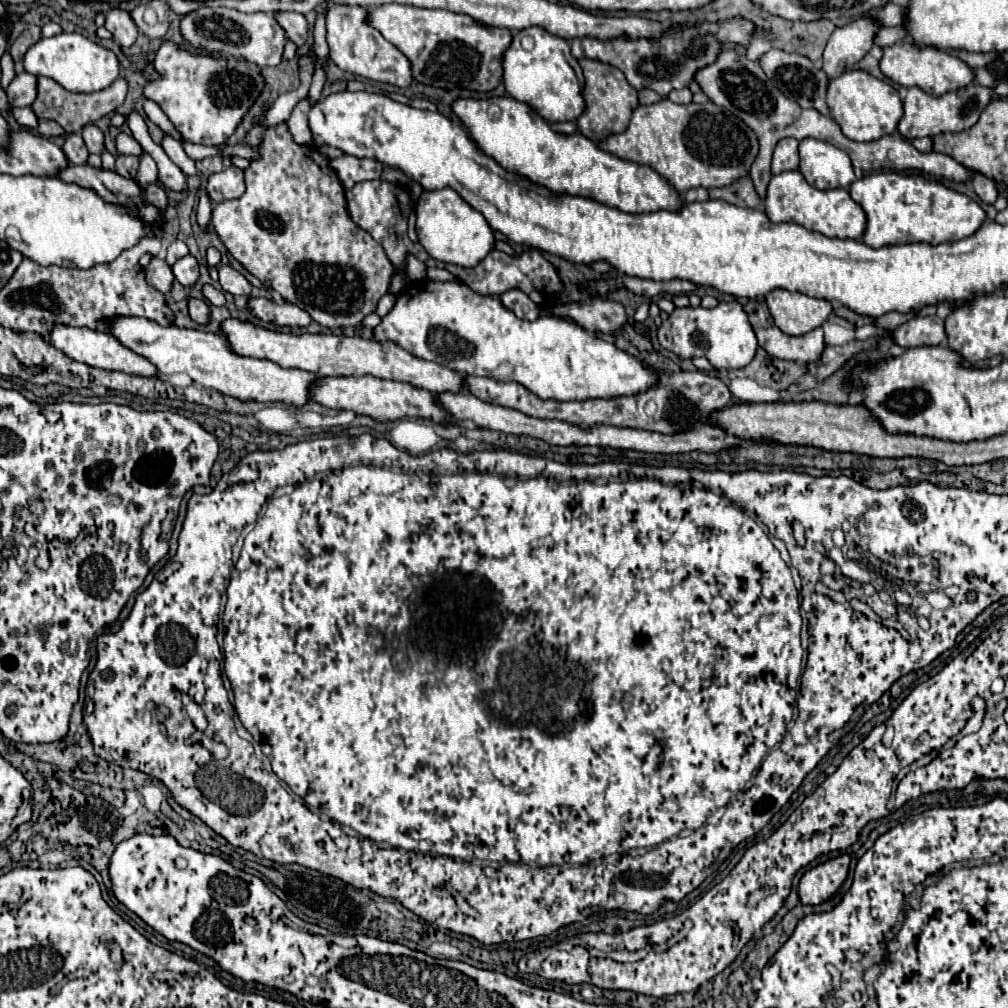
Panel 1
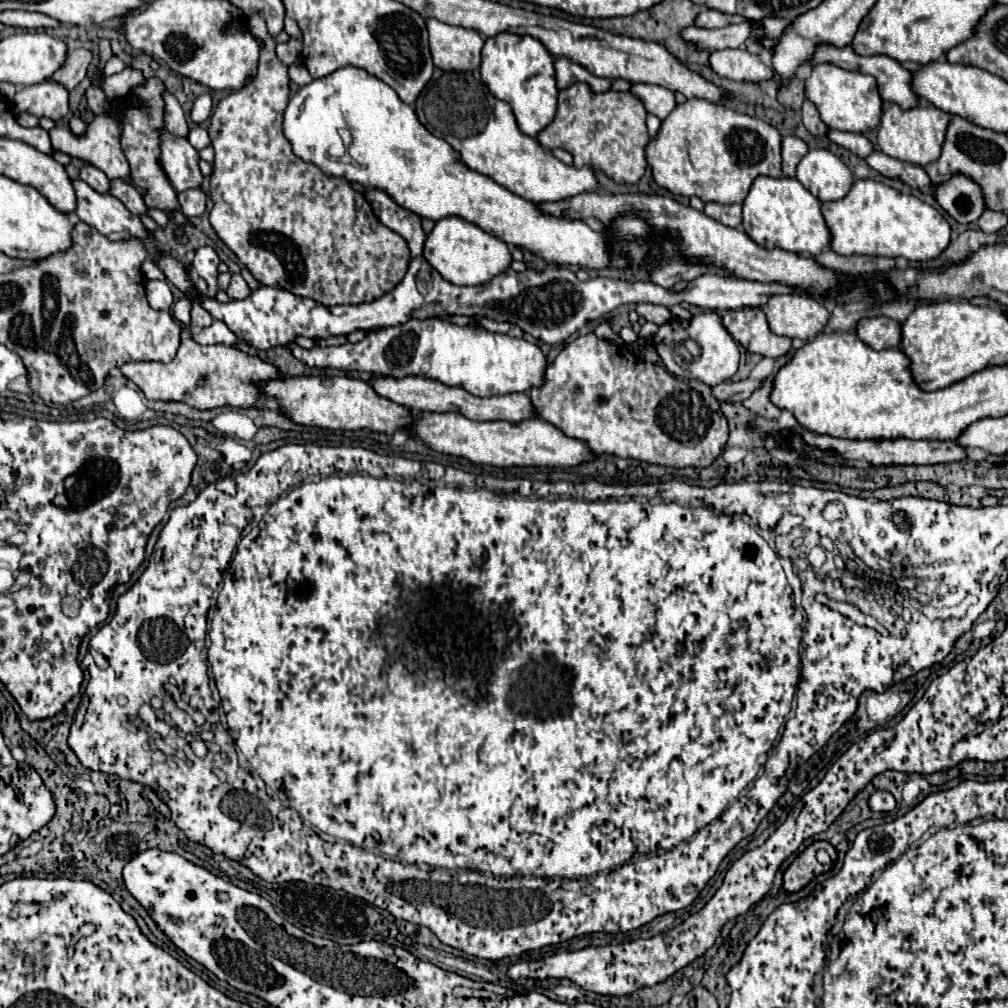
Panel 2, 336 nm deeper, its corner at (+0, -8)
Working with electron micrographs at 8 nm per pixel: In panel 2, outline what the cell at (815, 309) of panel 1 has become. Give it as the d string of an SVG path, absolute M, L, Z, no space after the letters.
M774 295L762 307L776 335L812 341L828 323L830 311L808 295Z

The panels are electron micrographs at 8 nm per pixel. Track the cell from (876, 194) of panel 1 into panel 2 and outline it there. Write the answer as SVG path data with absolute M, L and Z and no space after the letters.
M854 181L844 199L822 203L822 215L830 227L830 247L840 255L904 257L908 261L938 259L950 245L950 223L928 203L904 195L884 183Z

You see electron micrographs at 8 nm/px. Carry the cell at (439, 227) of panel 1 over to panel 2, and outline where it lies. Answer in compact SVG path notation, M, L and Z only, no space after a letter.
M444 217L436 221L434 229L424 243L426 261L450 283L454 285L480 285L496 277L500 271L510 267L510 251L502 239L482 231L474 223L468 223L460 217Z

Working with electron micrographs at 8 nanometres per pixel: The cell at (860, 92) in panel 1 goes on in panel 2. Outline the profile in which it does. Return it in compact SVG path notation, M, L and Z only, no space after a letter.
M820 63L820 65L812 67L810 77L806 79L806 97L818 107L822 121L830 129L866 133L880 125L882 99L878 95L876 81L870 75L846 71L832 63Z

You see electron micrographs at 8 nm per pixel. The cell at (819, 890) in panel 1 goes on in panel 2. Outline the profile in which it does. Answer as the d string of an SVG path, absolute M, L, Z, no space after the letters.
M814 841L814 843L812 843L804 853L800 853L800 855L792 861L792 865L786 869L786 873L784 873L784 889L786 889L788 893L800 891L800 889L806 887L814 877L830 871L828 865L822 865L822 863L818 863L818 859L816 859L816 853L818 853L820 849L824 849L824 851L832 857L832 861L836 863L836 849L834 849L828 841Z

